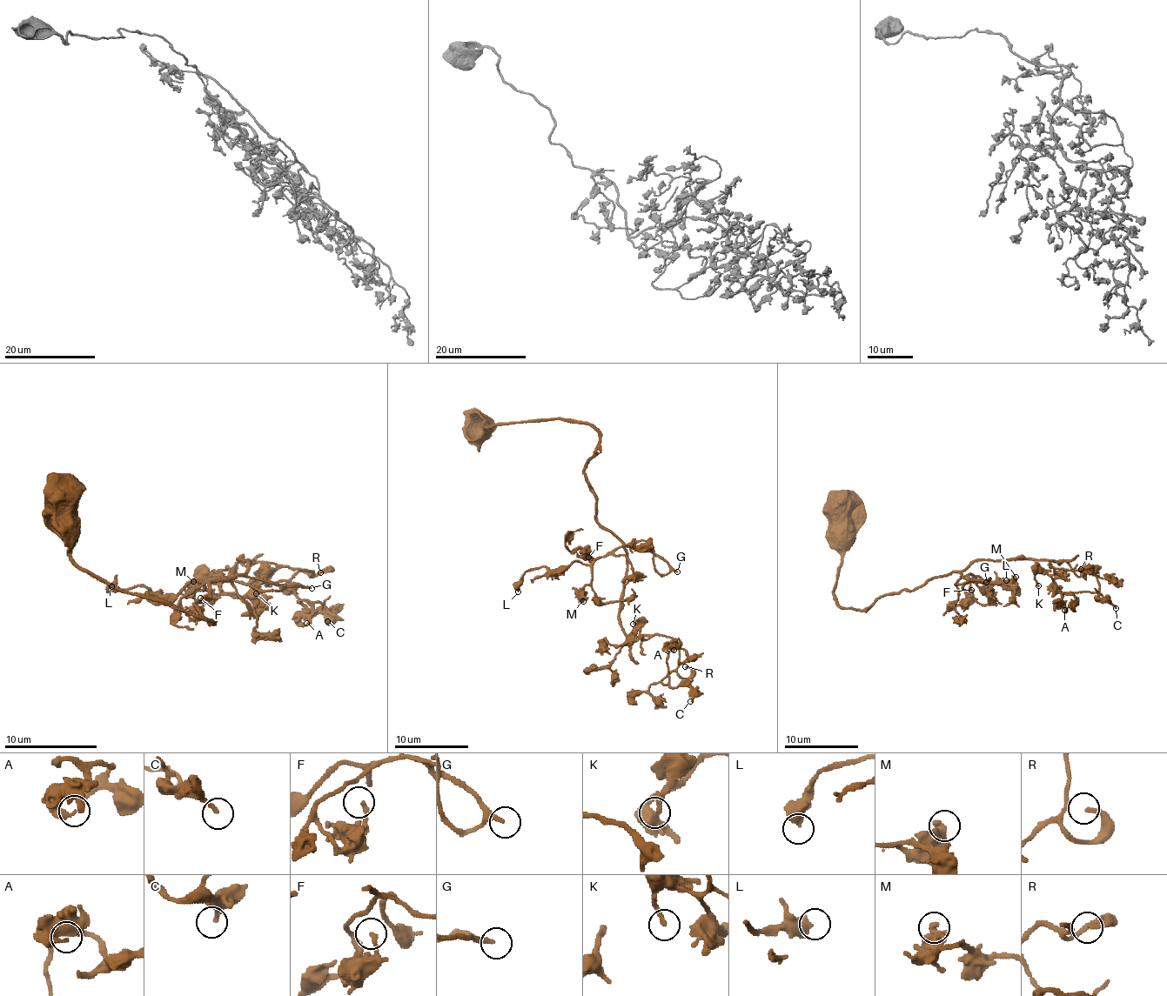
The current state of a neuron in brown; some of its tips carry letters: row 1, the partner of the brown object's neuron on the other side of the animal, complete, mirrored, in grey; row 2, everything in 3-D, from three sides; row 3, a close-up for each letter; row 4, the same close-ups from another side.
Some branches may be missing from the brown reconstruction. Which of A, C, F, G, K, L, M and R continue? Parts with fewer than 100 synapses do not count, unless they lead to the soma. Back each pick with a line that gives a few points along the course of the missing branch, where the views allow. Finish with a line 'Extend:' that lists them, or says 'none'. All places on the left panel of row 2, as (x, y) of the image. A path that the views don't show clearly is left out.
Extend: G, R

